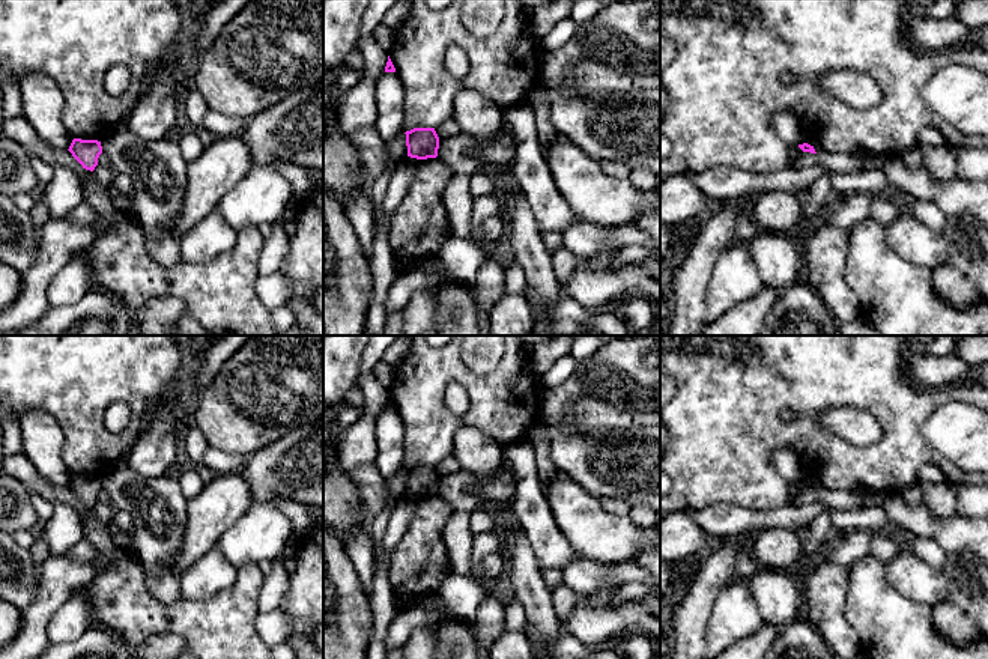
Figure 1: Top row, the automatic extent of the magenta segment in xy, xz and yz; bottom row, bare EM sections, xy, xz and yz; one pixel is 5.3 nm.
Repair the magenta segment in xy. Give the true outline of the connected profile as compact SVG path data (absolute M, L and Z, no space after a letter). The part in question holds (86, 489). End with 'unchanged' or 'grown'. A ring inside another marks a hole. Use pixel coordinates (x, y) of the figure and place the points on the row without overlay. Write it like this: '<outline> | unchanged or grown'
M74 475L68 487L83 506L93 509L98 503L98 495L102 490L102 483L98 477Z | unchanged

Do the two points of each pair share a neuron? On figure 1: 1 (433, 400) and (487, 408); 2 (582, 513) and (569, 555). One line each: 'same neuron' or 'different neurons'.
1: same neuron
2: different neurons

